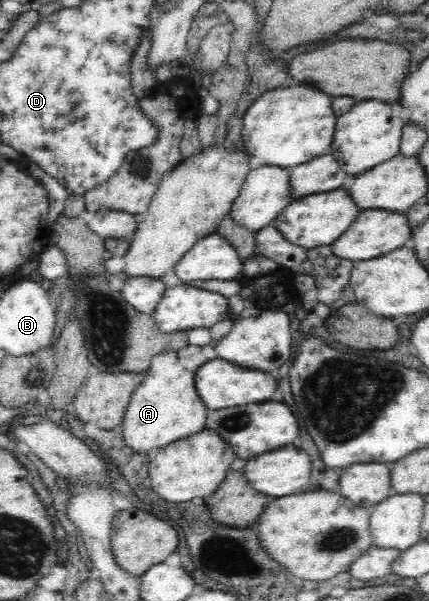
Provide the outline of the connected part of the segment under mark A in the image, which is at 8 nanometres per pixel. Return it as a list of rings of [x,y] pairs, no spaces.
[[[188,344],[180,350],[154,355],[141,385],[133,391],[123,417],[123,440],[135,451],[152,454],[169,443],[189,437],[205,428],[207,408],[195,389],[195,371],[201,364],[217,358],[209,345]]]

